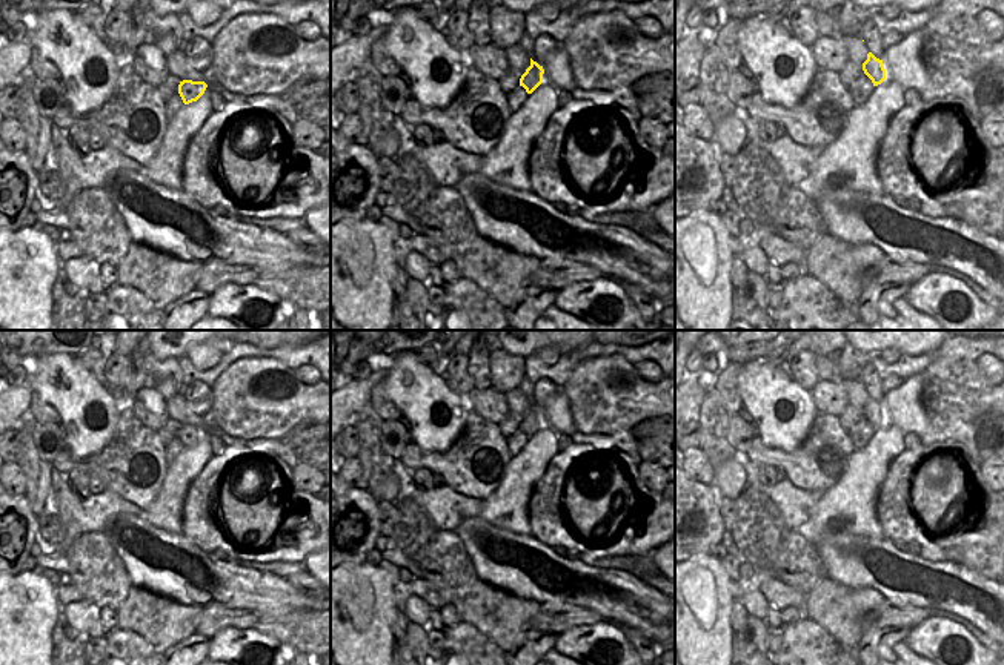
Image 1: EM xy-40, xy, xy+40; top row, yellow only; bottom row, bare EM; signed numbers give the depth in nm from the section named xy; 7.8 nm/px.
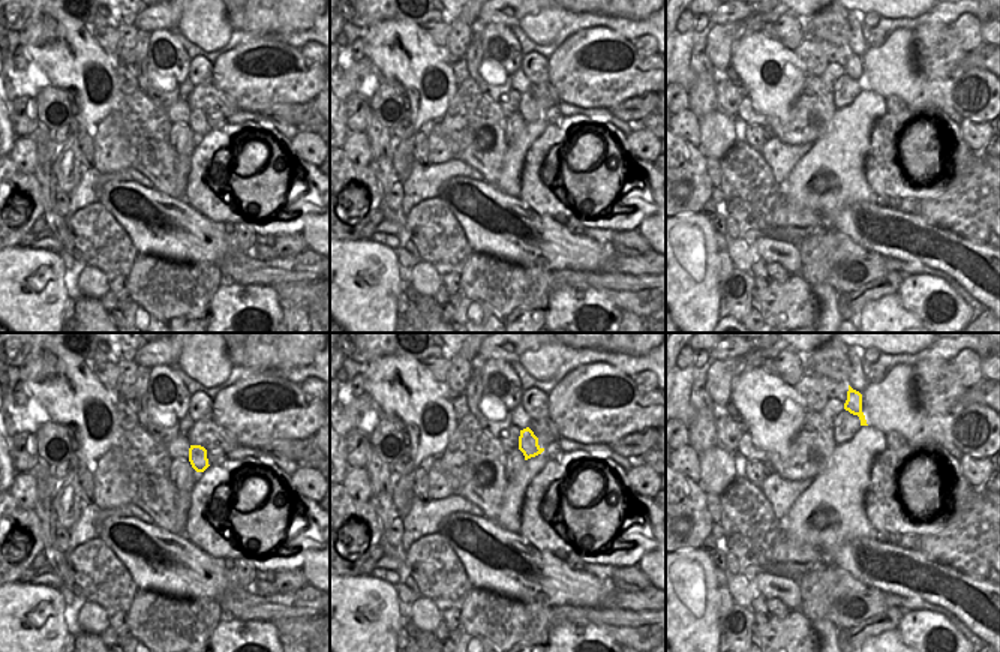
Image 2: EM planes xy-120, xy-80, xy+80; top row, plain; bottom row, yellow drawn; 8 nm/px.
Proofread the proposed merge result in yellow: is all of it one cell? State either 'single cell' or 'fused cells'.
fused cells

